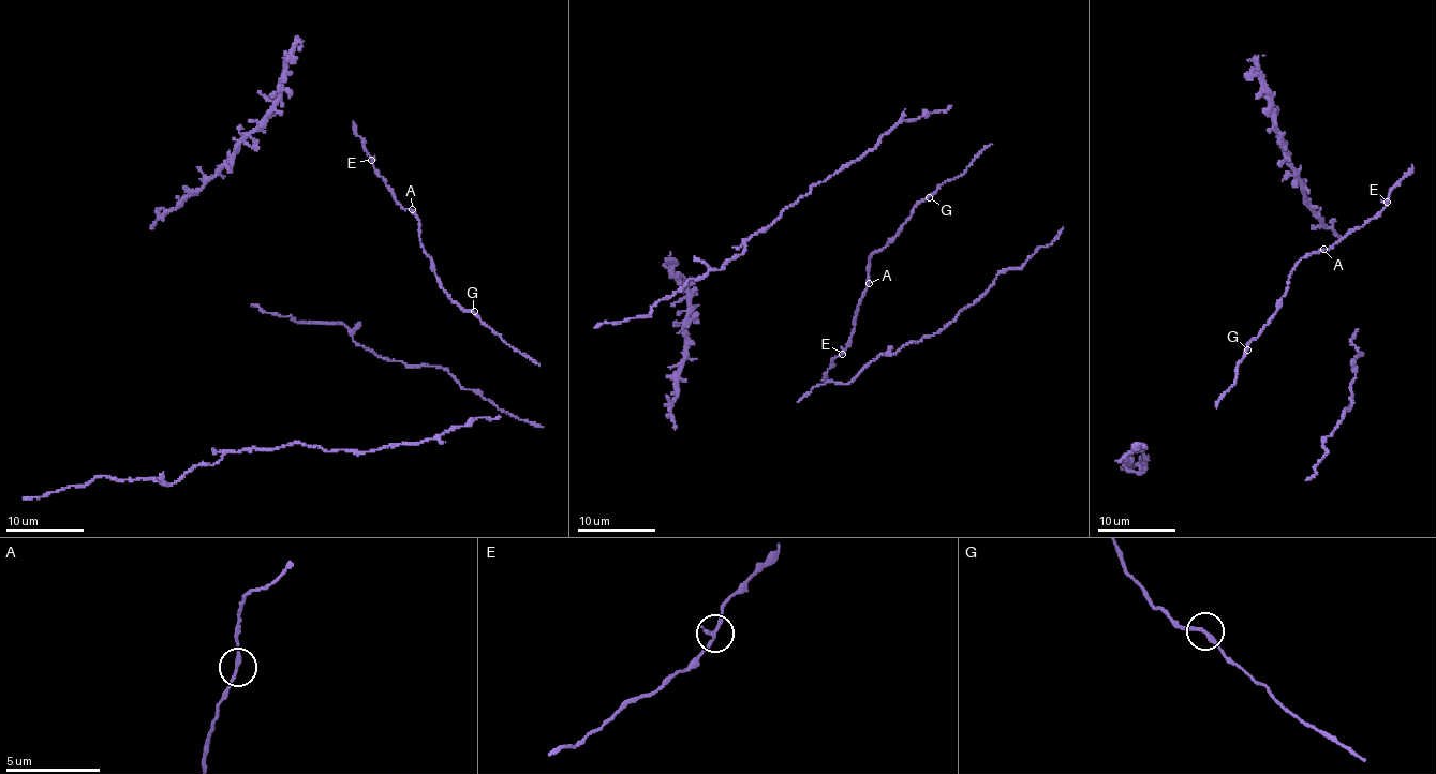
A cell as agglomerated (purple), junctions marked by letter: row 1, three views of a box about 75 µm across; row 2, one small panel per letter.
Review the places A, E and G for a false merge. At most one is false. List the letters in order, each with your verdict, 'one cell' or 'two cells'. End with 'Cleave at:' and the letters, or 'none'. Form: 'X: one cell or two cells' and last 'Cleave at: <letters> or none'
A: one cell
E: one cell
G: one cell
Cleave at: none

